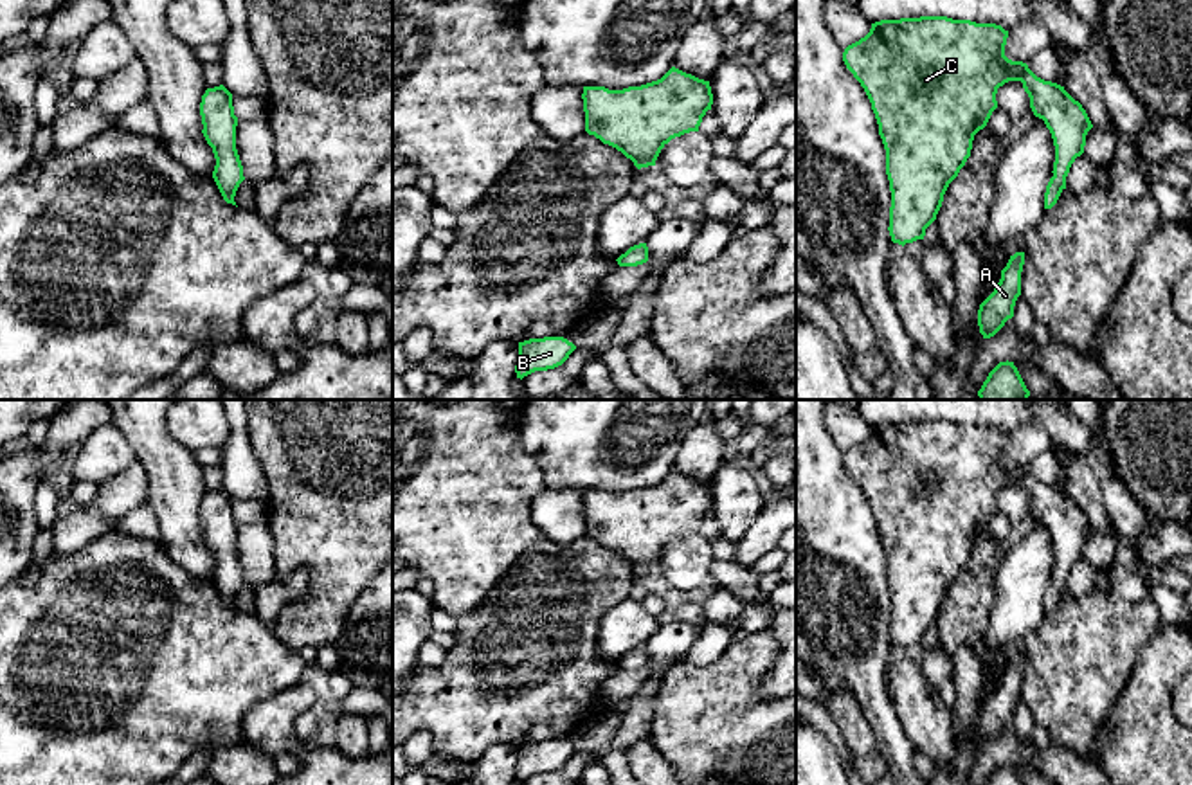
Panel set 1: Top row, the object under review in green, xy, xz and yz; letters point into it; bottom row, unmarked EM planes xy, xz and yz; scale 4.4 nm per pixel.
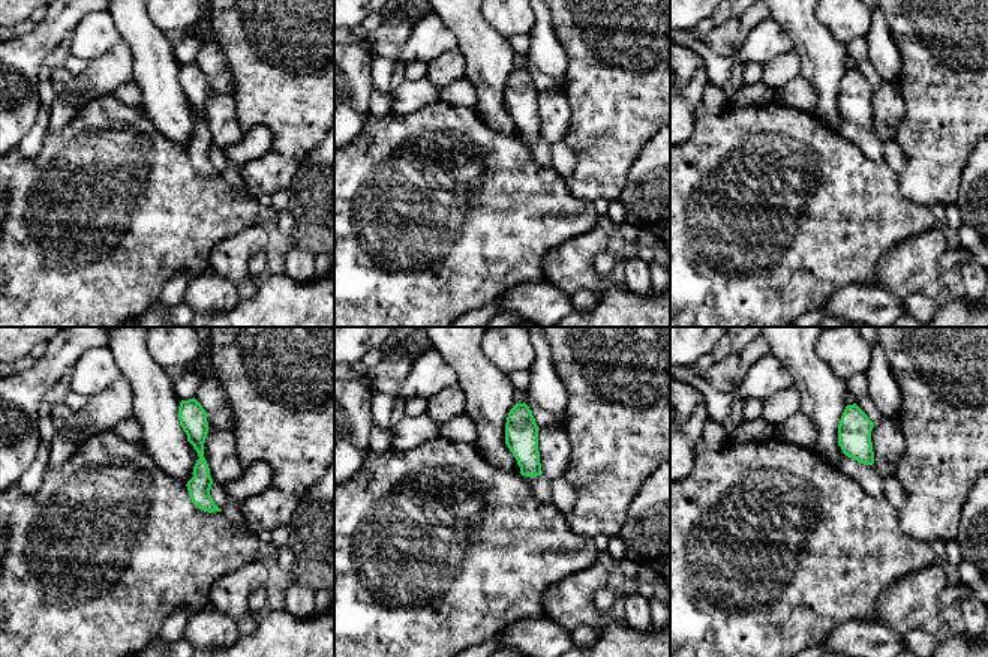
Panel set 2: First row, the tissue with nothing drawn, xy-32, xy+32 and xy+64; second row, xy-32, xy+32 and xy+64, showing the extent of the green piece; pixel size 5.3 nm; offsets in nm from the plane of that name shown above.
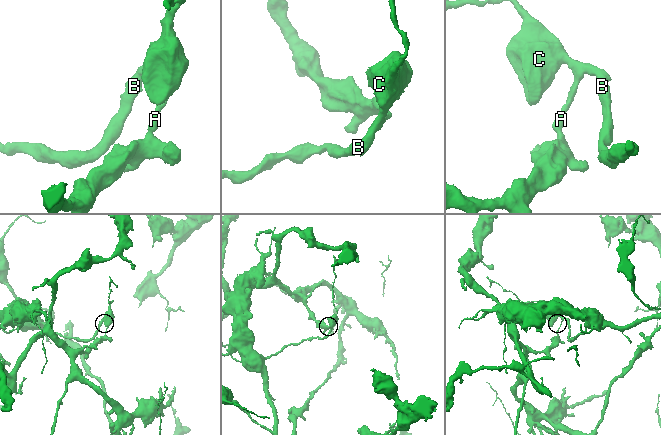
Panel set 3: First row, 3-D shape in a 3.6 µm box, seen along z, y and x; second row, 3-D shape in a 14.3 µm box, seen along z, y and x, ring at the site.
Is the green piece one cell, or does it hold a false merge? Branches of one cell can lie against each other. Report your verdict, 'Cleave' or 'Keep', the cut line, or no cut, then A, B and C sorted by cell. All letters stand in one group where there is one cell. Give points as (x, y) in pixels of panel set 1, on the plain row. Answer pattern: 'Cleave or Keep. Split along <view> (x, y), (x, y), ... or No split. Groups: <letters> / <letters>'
Cleave. Split along xy (242, 575), (215, 582). Groups: A / B C

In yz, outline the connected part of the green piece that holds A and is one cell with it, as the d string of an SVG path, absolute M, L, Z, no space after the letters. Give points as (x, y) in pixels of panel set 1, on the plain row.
M1025 655L1010 659L1007 670L1001 673L1001 682L994 695L980 708L978 729L983 742L994 740L1008 722L1014 720L1014 709L1021 699L1021 675L1025 668Z

